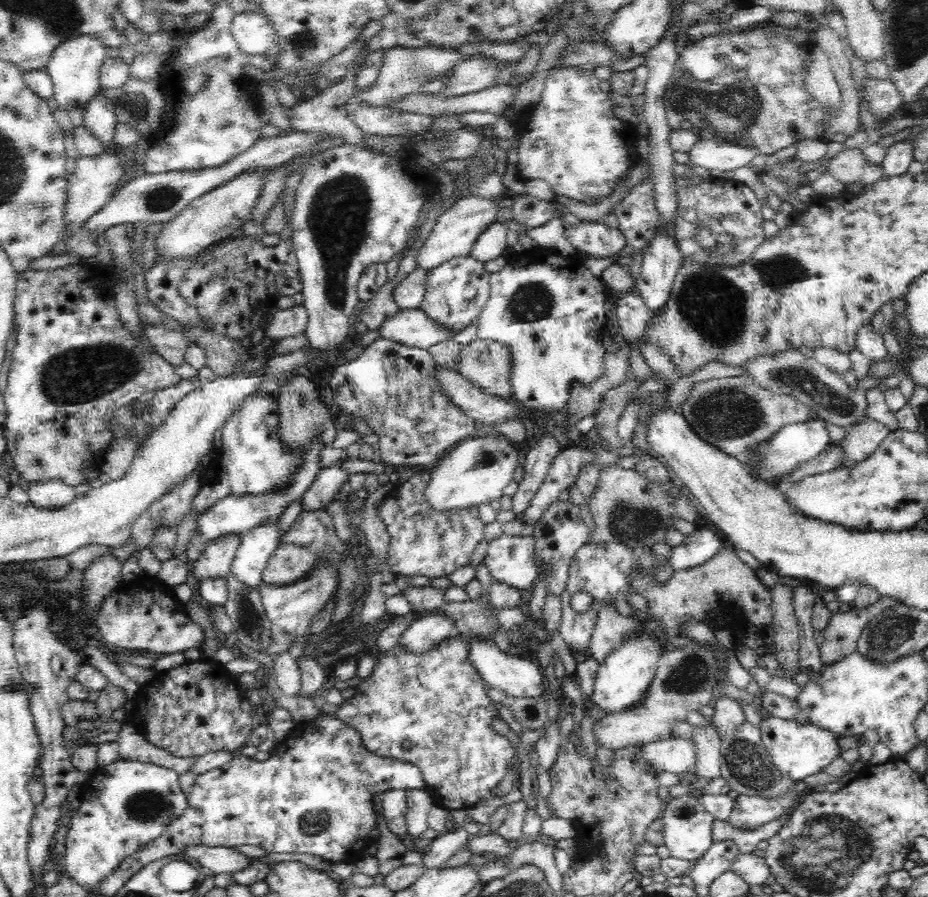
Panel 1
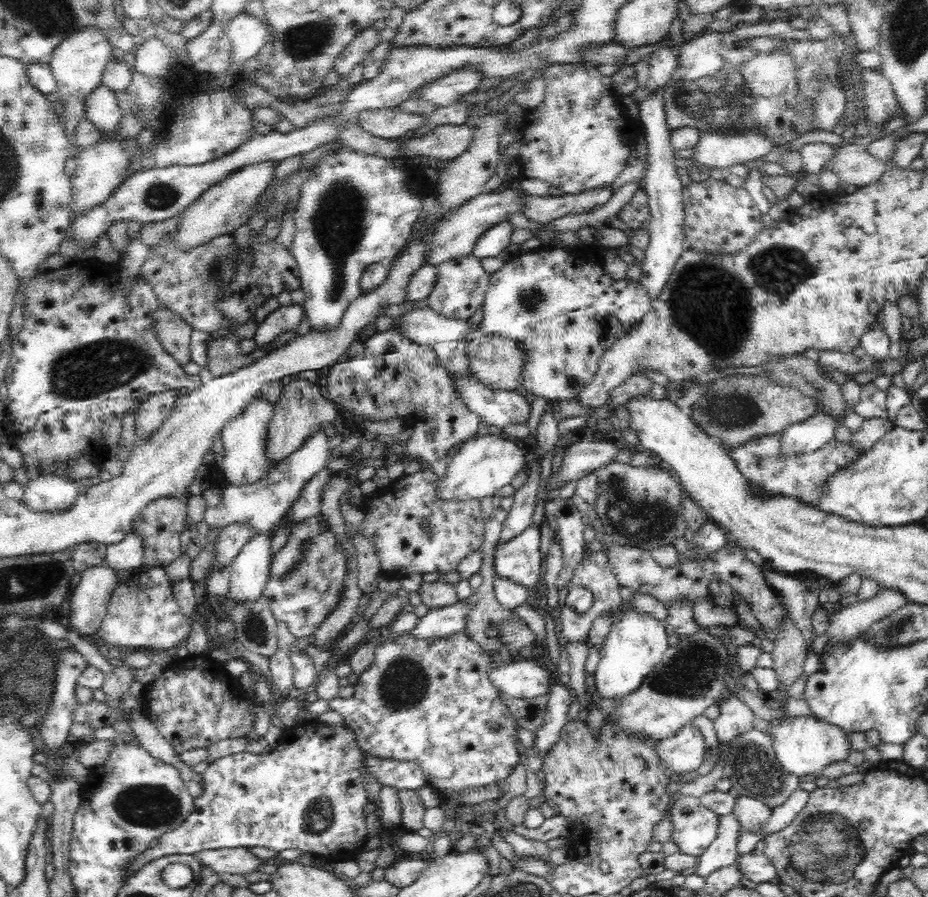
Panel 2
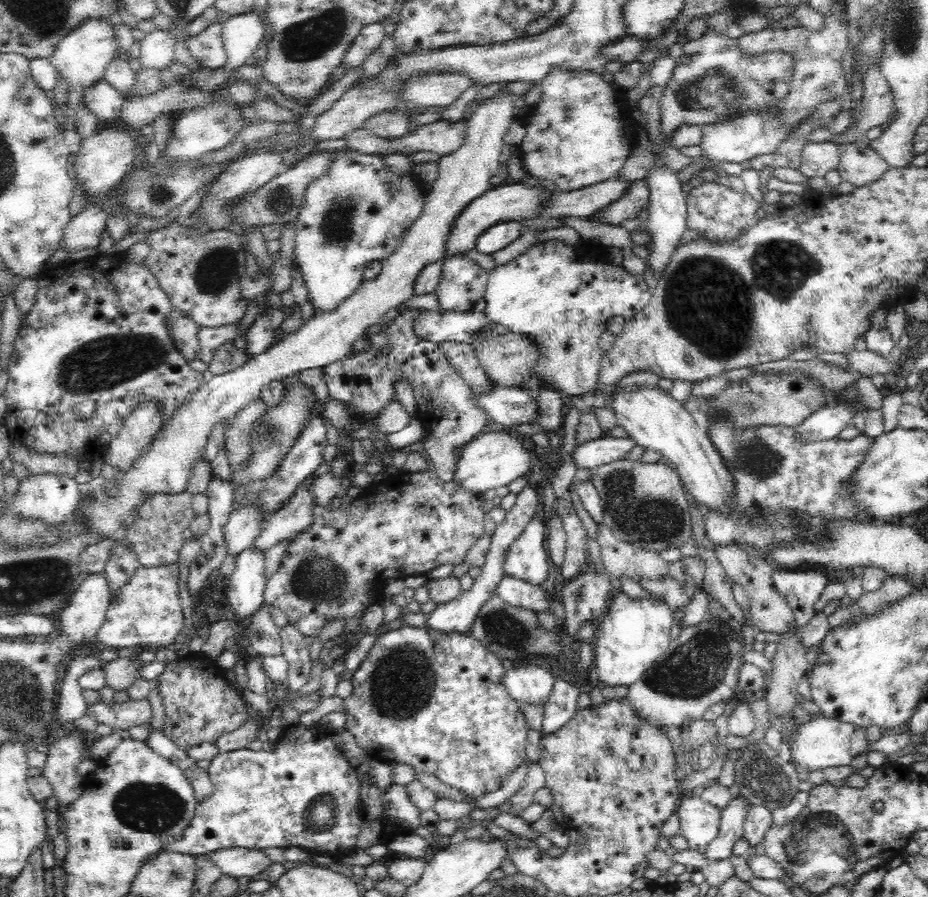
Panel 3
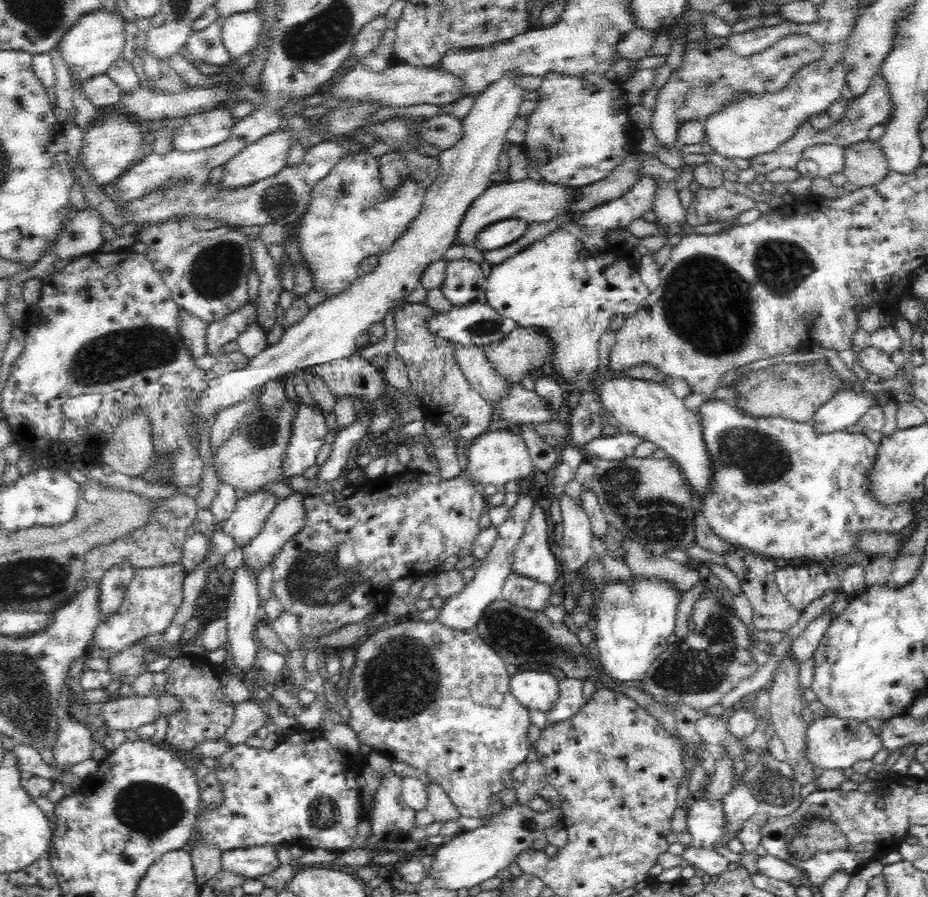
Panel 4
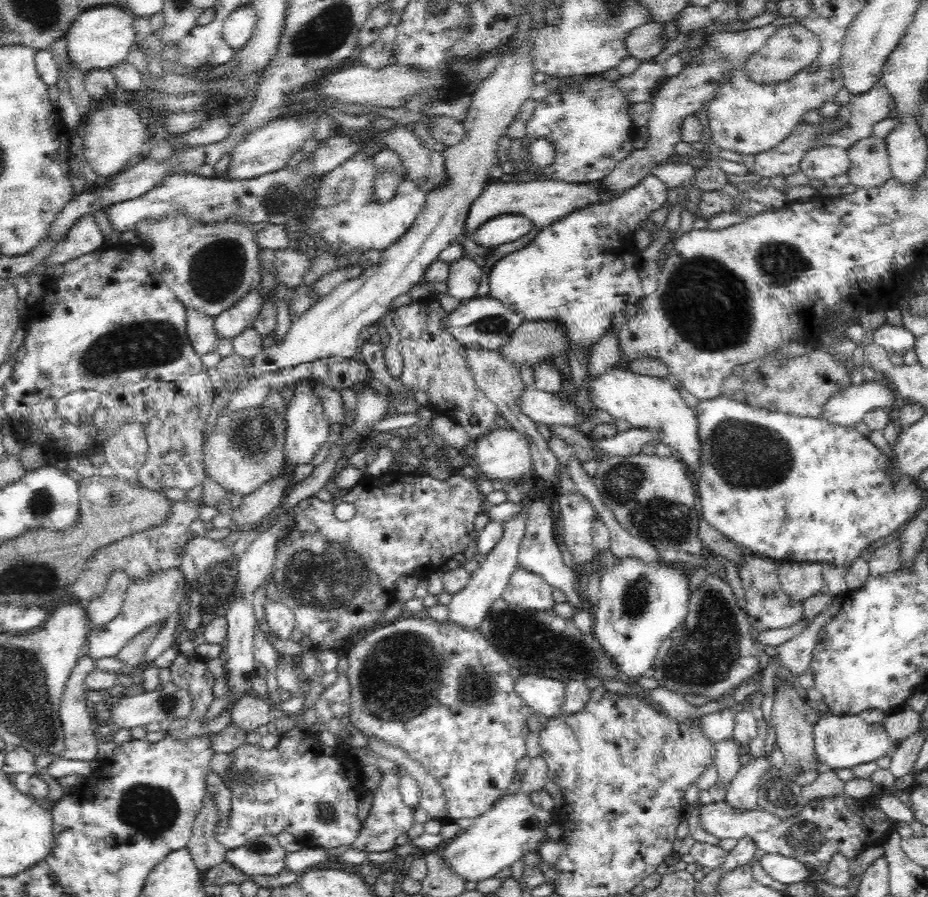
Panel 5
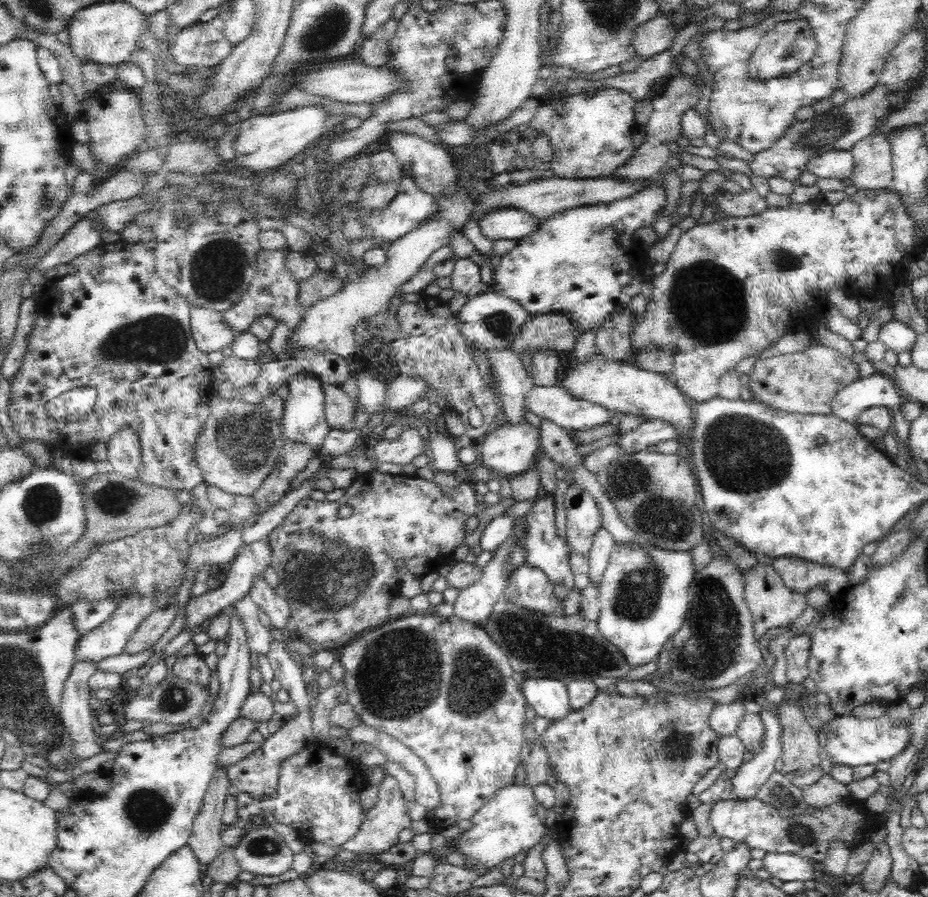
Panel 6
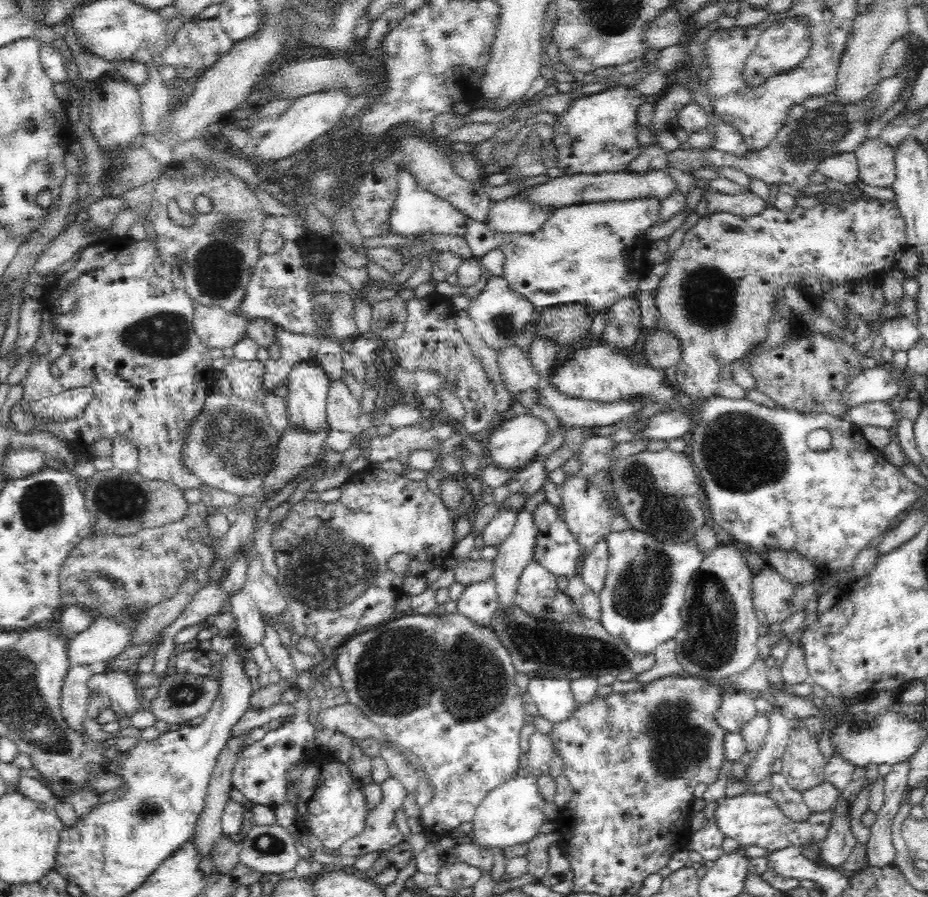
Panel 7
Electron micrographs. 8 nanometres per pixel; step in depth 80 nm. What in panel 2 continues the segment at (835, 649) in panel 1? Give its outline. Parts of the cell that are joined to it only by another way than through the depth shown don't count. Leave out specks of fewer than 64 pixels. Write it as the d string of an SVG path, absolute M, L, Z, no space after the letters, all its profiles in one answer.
M880 588L870 600L859 600L855 604L833 612L829 616L826 630L828 645L847 643L855 636L864 633L874 622L892 612L907 606L910 602L902 592L890 588Z

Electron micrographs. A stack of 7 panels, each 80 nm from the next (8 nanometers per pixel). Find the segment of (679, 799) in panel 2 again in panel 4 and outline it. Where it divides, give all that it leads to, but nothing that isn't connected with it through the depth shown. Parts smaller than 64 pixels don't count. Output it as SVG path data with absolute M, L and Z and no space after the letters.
M698 800L687 808L686 831L692 836L692 847L712 848L724 835L726 816L723 801Z

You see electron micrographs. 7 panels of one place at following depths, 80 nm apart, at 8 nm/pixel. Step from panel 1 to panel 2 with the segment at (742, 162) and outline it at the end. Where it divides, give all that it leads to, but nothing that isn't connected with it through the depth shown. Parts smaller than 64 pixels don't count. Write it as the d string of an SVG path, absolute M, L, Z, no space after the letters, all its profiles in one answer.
M756 128L738 134L703 132L692 158L695 162L709 167L715 166L727 172L730 166L744 165L775 149L770 137Z

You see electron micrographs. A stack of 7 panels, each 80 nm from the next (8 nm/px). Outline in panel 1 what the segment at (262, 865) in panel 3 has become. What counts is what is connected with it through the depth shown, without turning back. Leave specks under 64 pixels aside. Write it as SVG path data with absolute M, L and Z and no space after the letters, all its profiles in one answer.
M186 846L182 853L192 857L214 875L220 872L231 874L236 870L244 870L252 862L249 856L234 847L227 846Z

